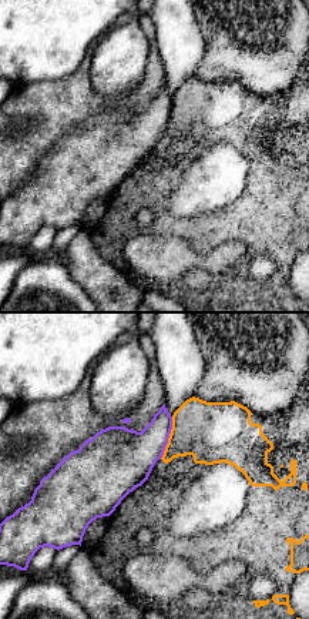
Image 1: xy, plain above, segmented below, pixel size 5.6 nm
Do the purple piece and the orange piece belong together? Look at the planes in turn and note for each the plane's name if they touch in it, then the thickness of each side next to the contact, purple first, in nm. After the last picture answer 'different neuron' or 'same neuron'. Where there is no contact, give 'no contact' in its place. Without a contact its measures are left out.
meets purple in xy; 280 nm thick on the purple side, 340 nm on the other

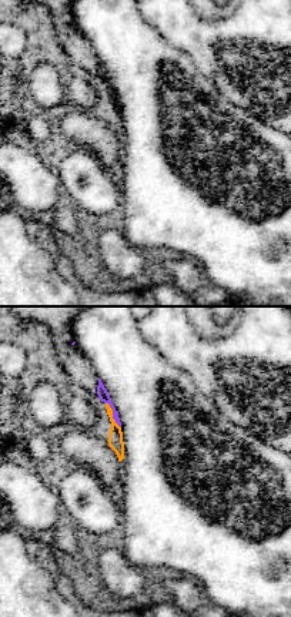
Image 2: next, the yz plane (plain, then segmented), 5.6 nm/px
meets purple in yz; 60 nm thick on the purple side, 80 nm on the other

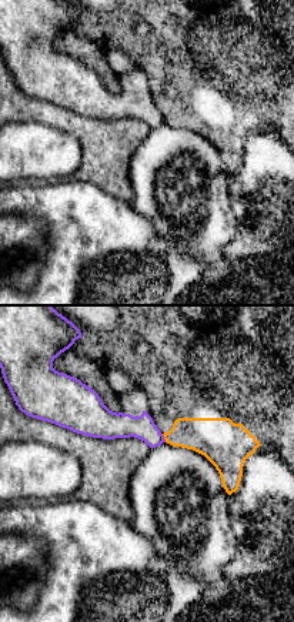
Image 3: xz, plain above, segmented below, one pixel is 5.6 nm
meets purple in xz; 140 nm thick on the purple side, 200 nm on the other

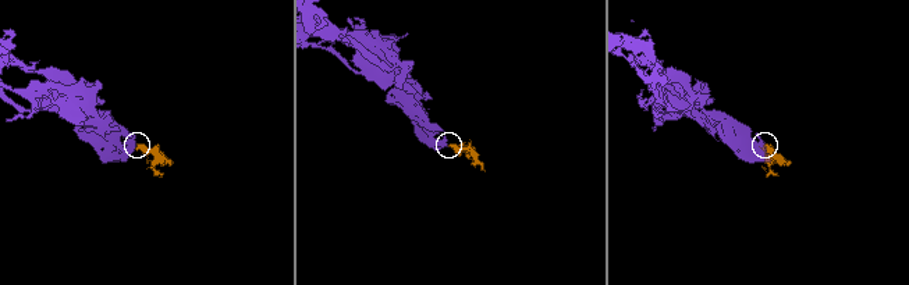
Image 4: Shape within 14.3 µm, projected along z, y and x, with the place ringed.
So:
different neuron

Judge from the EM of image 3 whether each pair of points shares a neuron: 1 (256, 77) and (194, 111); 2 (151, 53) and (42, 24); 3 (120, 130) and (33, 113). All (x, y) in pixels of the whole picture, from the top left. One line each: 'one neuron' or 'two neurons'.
1: one neuron
2: two neurons
3: one neuron

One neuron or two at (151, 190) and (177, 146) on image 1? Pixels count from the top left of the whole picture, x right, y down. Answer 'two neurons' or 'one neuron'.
two neurons

